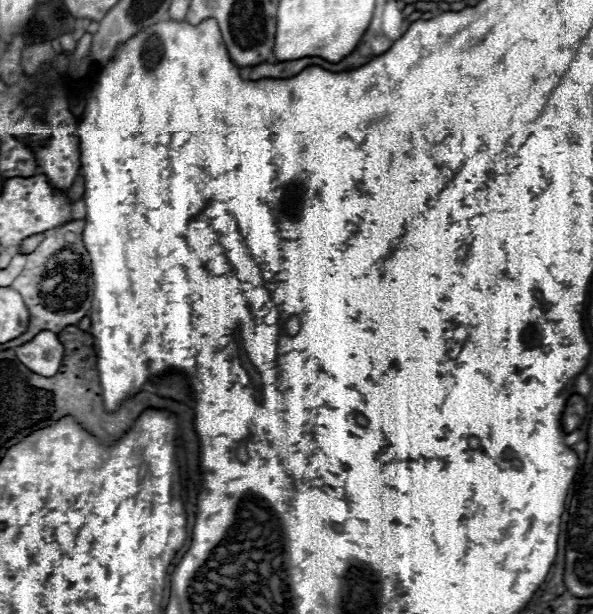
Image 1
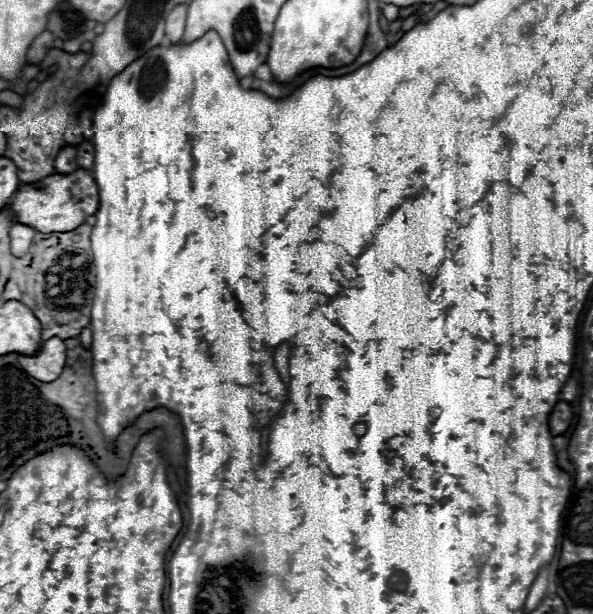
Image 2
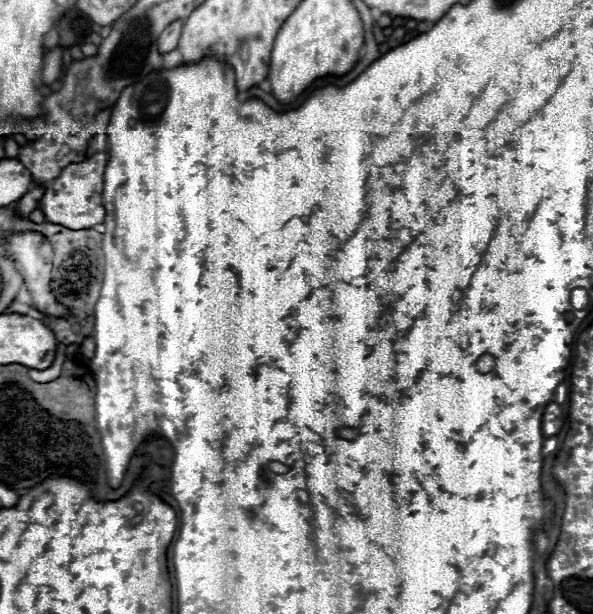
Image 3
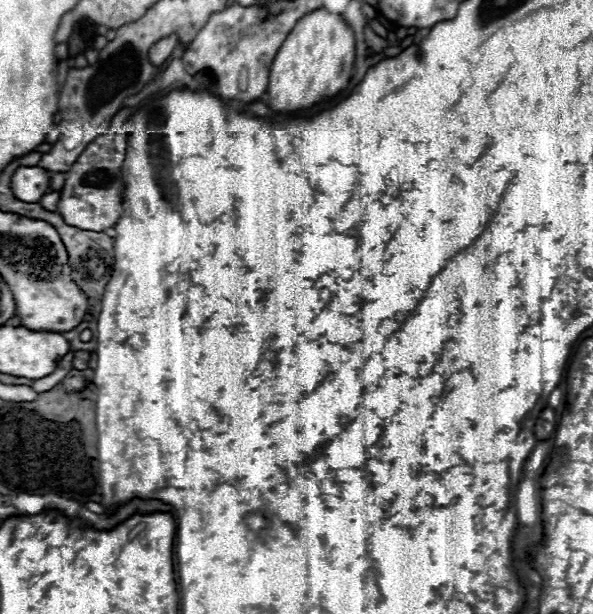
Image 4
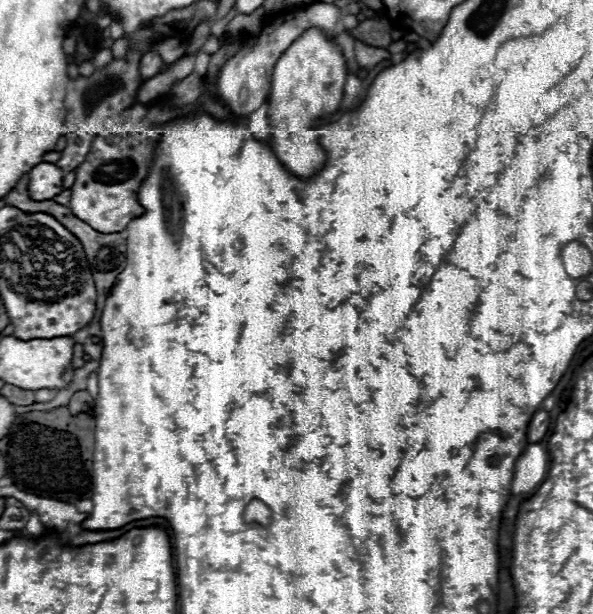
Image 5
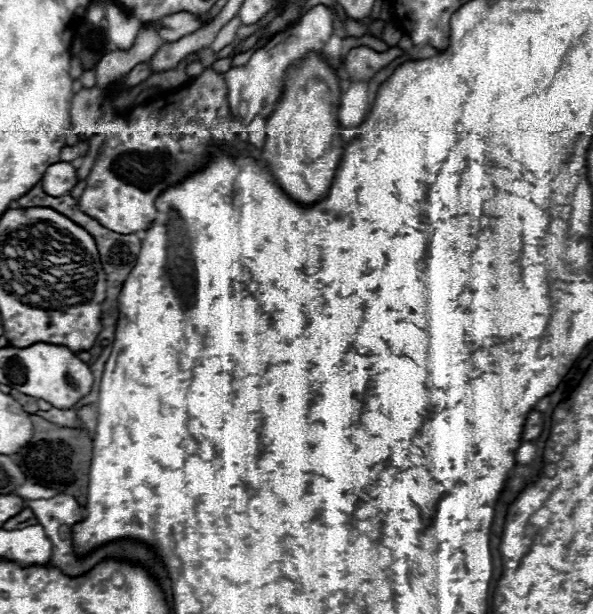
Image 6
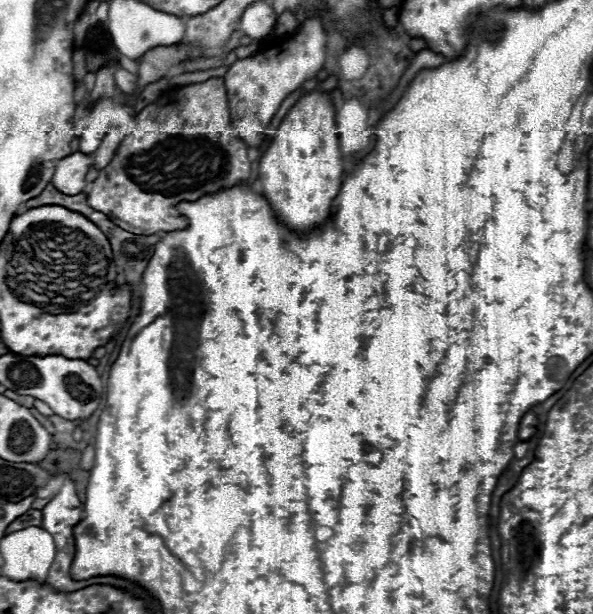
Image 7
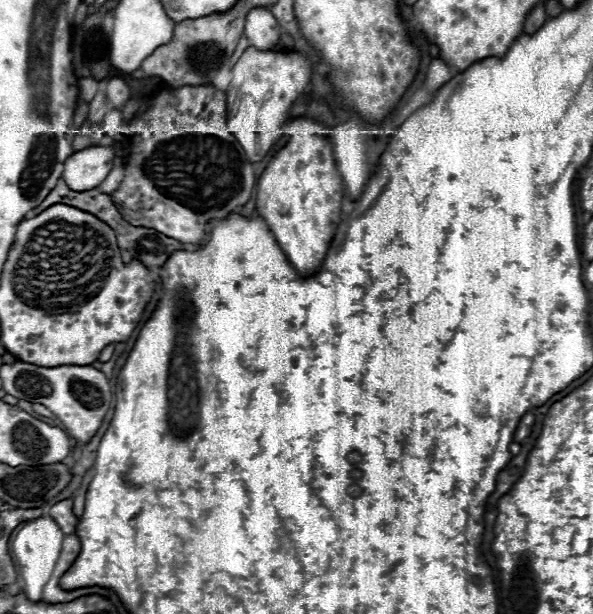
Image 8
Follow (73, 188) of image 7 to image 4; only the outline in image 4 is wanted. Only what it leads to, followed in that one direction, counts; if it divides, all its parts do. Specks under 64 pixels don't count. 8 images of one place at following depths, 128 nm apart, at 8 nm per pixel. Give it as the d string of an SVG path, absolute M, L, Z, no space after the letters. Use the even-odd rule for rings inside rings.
M20 166L12 174L10 188L12 192L16 192L18 200L40 200L48 192L48 178L50 178L50 172L38 166L34 168Z

